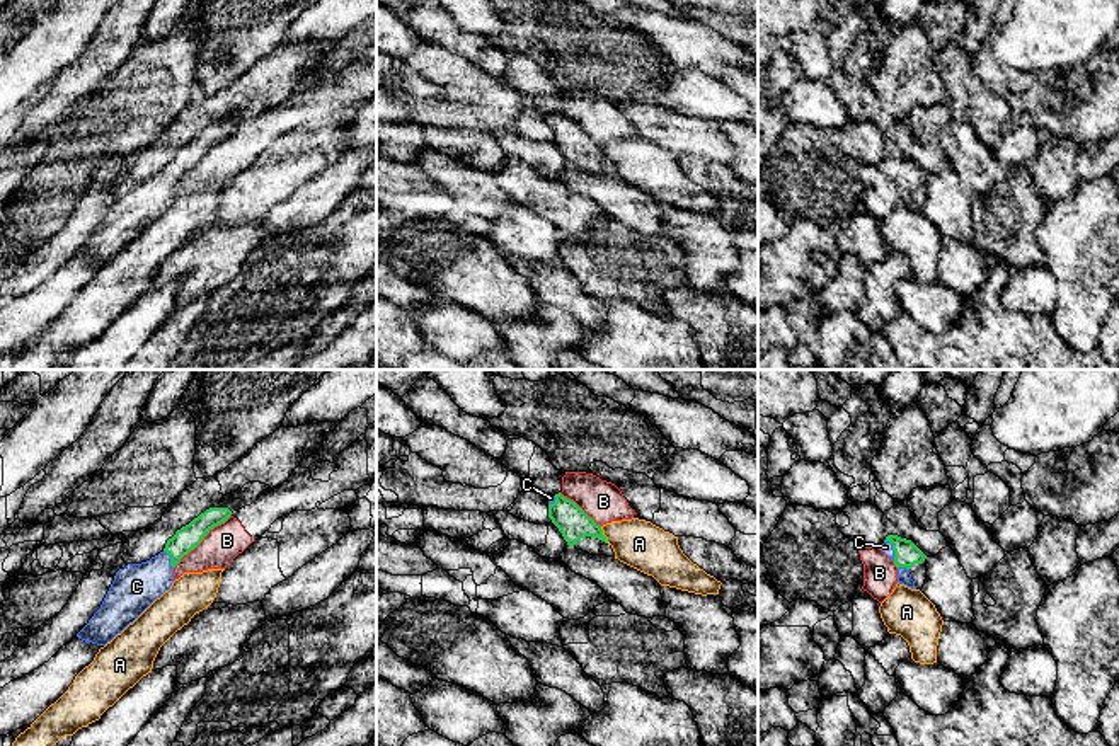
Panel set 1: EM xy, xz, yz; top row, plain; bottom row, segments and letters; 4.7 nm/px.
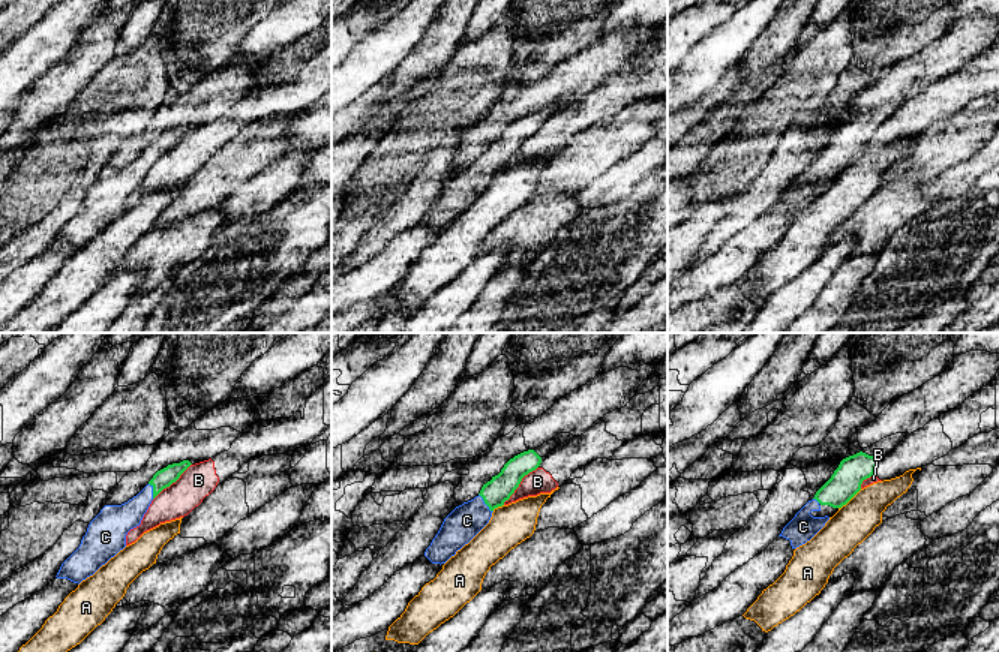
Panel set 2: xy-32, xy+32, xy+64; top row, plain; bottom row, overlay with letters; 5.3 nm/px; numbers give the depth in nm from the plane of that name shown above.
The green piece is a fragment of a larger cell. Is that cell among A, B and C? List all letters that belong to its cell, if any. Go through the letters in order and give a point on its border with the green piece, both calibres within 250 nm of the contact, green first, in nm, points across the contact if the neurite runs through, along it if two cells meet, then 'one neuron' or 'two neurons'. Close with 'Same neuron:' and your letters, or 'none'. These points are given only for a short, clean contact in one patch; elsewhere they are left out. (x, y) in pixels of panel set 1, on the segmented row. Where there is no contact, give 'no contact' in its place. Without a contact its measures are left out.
A: meets green in xz at (603, 535); 150 nm thick on the green side, 220 nm on the other; border along xz (600, 527), (608, 542); two neurons
B: meets green in xy at (201, 540); 120 nm thick on the green side, 170 nm on the other; border along xy (230, 515), (172, 568); two neurons
C: meets green in yz at (893, 549); 120 nm thick on the green side, 60 nm on the other; runs through yz (906, 554), (893, 549), (886, 547); one neuron
Same neuron: C

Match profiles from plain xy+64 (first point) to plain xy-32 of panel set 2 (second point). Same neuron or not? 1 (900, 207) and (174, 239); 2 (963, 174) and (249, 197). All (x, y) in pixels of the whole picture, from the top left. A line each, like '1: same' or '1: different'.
1: same
2: same

